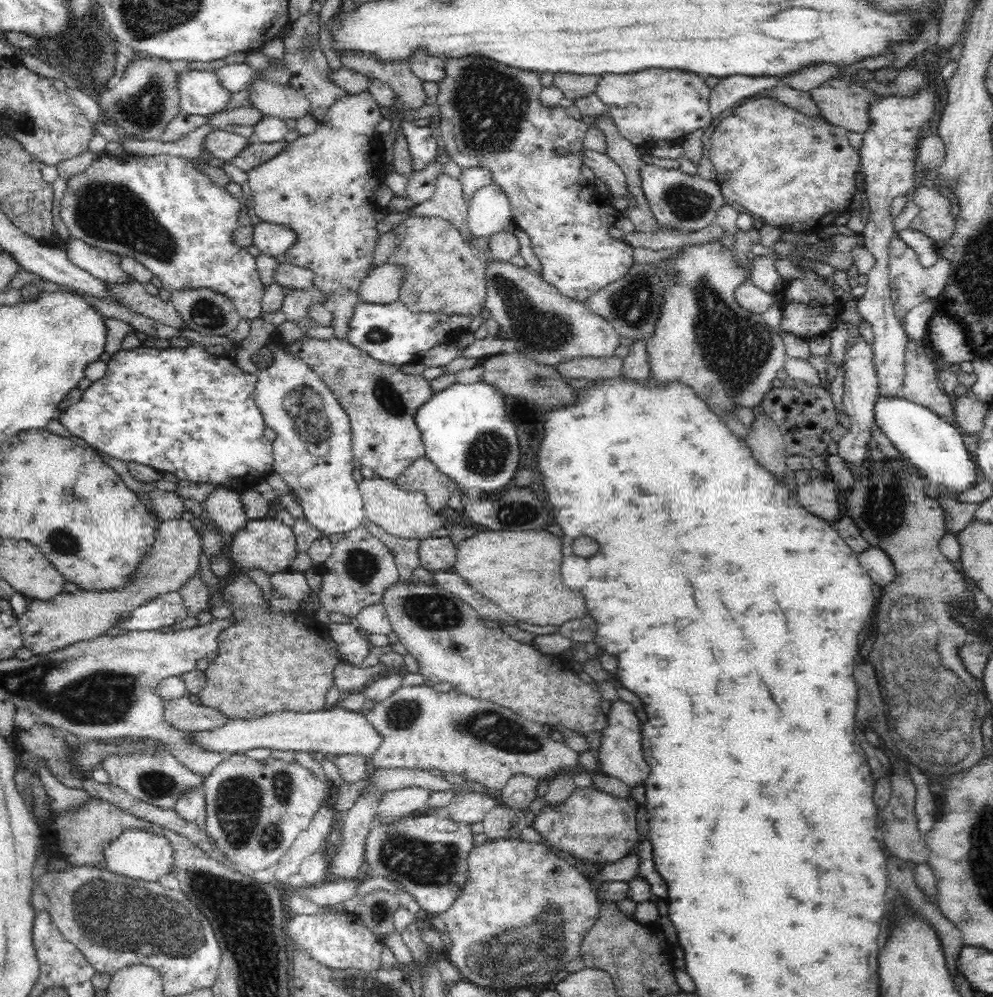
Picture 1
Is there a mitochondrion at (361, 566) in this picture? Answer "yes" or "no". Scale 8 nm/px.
yes

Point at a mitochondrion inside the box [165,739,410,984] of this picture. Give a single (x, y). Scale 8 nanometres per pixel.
(241, 803)

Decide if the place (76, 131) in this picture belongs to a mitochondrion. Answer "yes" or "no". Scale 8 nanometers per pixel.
no

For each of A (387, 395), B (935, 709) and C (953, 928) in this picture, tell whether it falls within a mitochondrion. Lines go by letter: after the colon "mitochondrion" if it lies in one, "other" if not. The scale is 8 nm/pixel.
A: mitochondrion
B: mitochondrion
C: other

